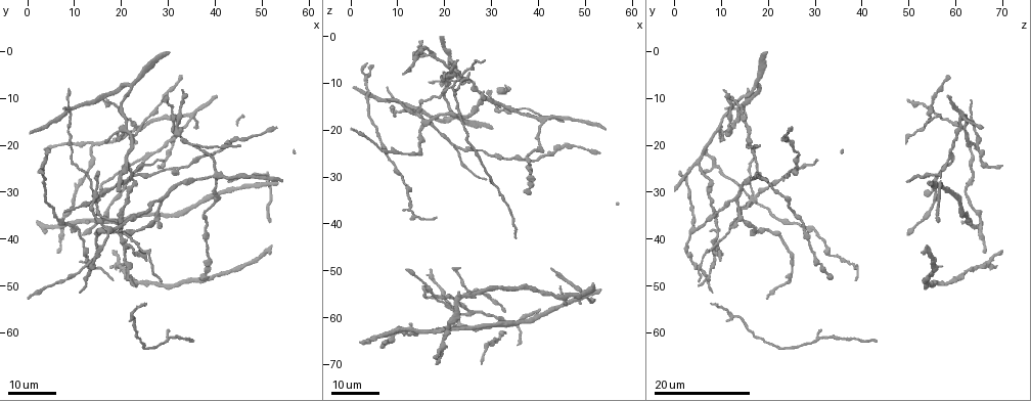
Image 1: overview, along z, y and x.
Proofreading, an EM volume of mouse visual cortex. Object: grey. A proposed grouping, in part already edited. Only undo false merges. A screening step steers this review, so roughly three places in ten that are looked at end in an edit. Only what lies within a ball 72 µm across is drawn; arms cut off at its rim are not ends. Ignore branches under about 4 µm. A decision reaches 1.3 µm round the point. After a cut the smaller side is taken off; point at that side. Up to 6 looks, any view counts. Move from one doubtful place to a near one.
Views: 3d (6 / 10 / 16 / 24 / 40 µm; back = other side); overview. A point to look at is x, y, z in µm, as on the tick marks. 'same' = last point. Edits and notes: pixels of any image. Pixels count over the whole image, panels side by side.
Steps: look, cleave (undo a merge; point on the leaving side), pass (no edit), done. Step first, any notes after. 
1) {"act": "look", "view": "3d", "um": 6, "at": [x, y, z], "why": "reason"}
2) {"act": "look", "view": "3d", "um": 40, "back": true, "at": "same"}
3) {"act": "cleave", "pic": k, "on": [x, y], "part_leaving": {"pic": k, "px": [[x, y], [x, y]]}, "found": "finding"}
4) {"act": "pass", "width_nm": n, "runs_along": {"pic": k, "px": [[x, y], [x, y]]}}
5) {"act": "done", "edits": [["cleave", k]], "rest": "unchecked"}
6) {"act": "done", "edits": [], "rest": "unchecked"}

{"act": "look", "view": "3d", "um": 24, "at": [35.5, 20.0, 16.0], "why": "side arm on a straight run"}

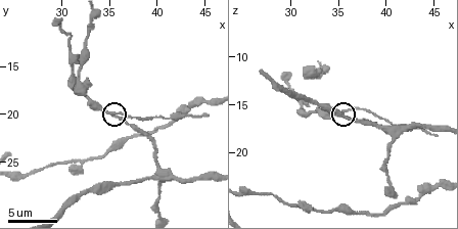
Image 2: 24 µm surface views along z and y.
{"act": "look", "view": "3d", "um": 10, "at": "same"}

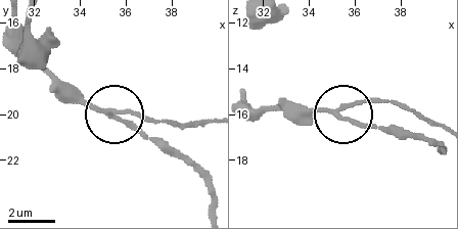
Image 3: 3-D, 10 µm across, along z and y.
{"act": "cleave", "pic": 3, "on": [144, 118], "part_leaving": {"pic": 3, "px": [[109, 107], [189, 125], [207, 121]]}, "found": "two neurons meet here"}

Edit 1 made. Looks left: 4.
{"act": "look", "view": "overview"}

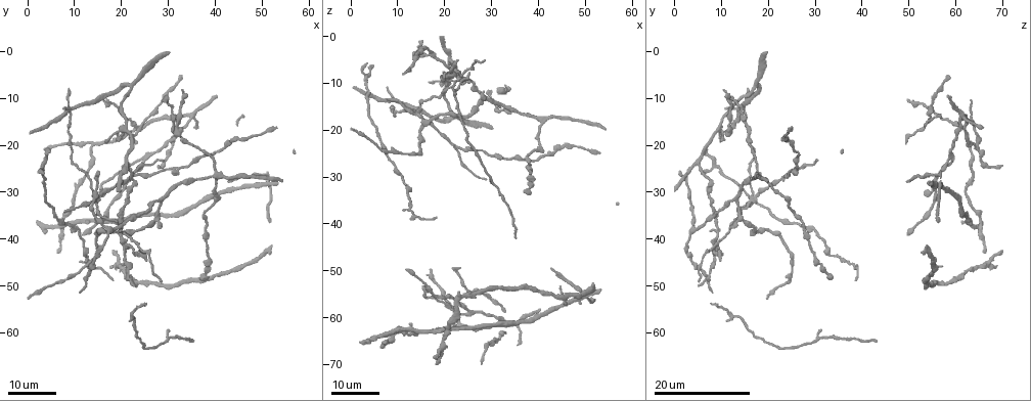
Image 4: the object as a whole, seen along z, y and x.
{"act": "look", "view": "3d", "um": 24, "at": [22.0, 7.0, 17.5], "why": "three arms meet"}

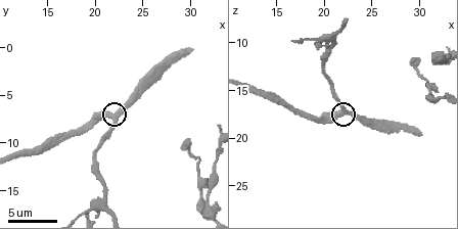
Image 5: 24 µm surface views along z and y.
{"act": "look", "view": "3d", "um": 6, "at": [22.0, 7.0, 17.6]}

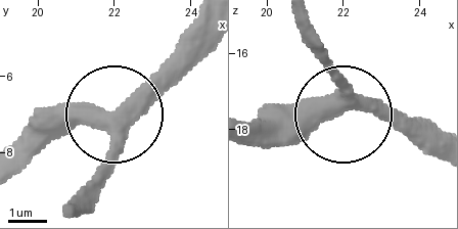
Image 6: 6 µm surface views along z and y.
{"act": "pass", "found": "all the same neuron"}

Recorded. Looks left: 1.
{"act": "done", "edits": [["cleave", 3]], "rest": "unchecked"}

